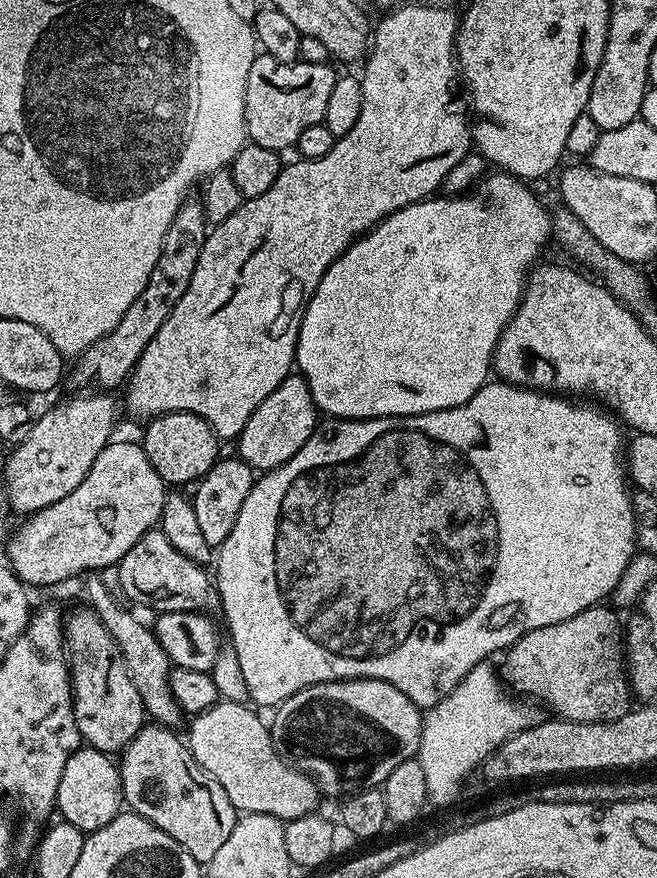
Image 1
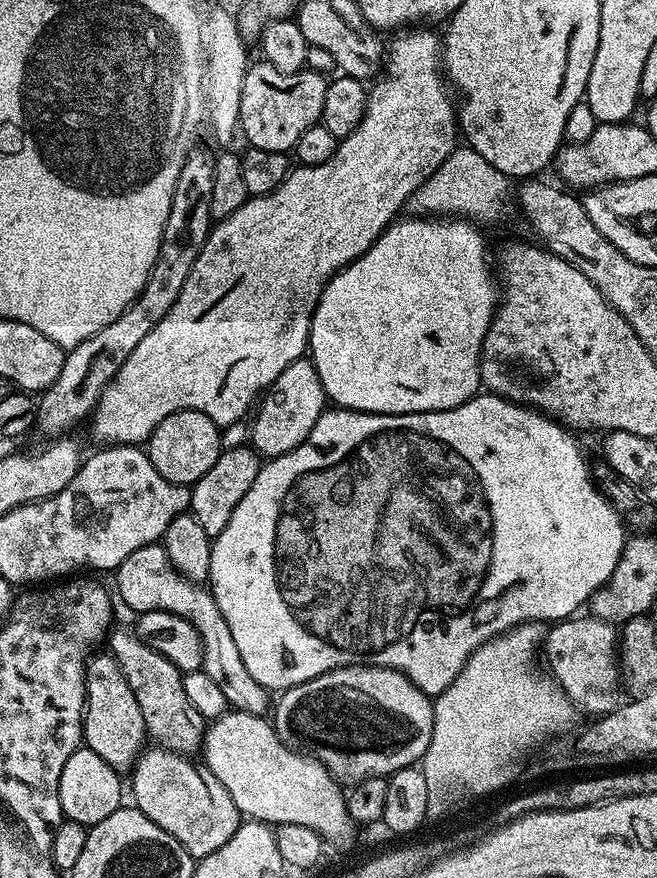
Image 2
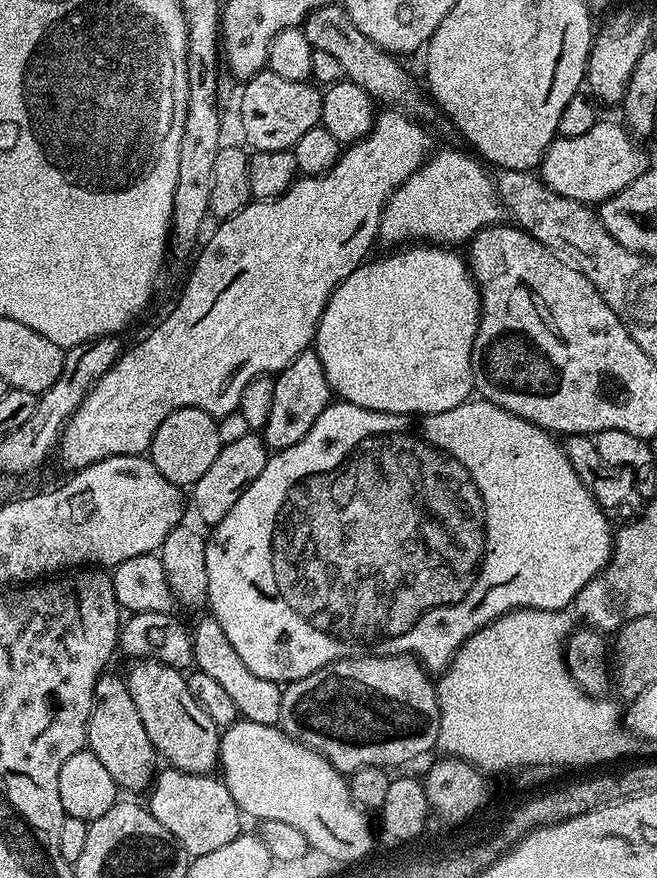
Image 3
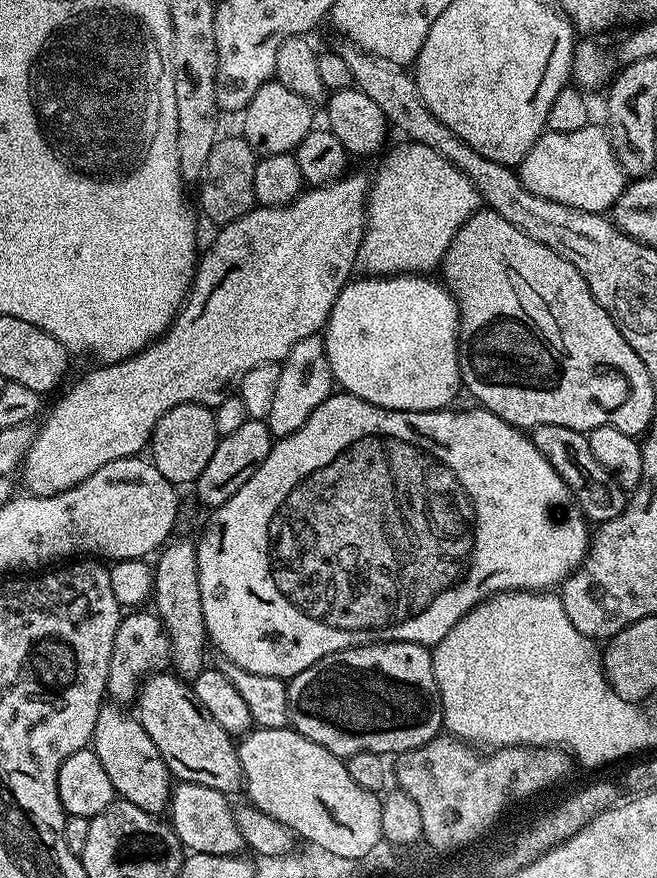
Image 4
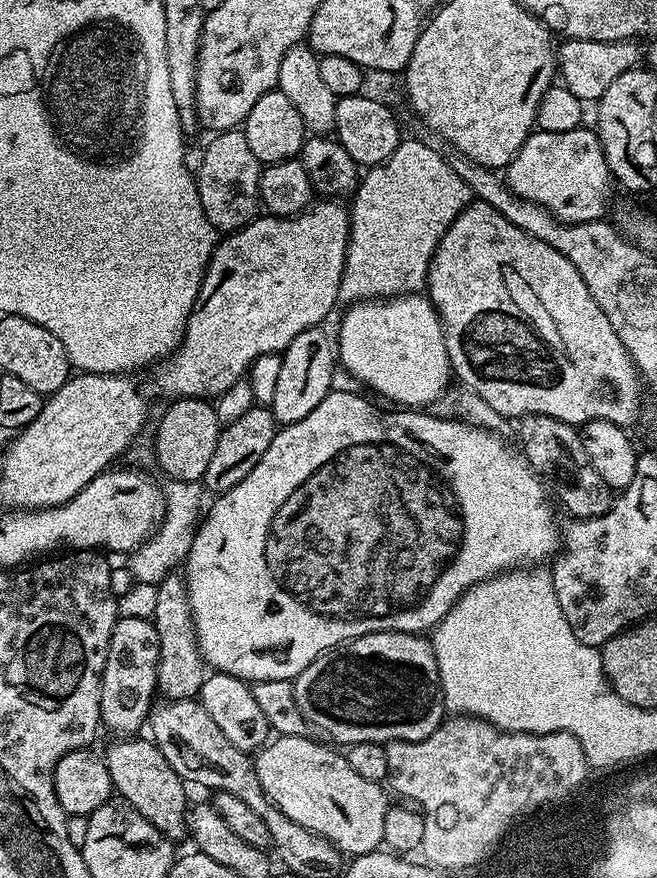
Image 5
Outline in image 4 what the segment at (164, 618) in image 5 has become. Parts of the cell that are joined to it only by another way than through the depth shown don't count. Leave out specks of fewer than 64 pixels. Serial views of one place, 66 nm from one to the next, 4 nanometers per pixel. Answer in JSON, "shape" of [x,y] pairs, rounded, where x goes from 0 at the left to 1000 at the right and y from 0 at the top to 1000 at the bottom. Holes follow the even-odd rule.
{"shape":[[[266,615],[251,618],[236,634],[239,638],[234,638],[231,679],[234,688],[237,683],[234,696],[248,708],[262,737],[260,760],[265,762],[266,769],[291,777],[314,760],[314,752],[311,752],[314,721],[311,719],[311,700],[307,699],[307,672],[301,667],[298,620],[286,615]]]}

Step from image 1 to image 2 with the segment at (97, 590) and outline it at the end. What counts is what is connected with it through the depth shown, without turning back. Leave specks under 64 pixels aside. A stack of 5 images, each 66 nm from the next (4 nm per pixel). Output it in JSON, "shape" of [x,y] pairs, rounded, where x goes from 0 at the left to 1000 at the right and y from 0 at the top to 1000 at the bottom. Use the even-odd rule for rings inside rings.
{"shape":[[[172,719],[163,726],[169,746],[175,747],[180,759],[186,759],[186,768],[192,768],[192,777],[198,777],[198,786],[204,786],[204,795],[210,795],[210,804],[216,809],[219,831],[231,838],[239,849],[257,852],[275,859],[298,859],[306,855],[312,843],[314,821],[301,809],[283,795],[283,786],[277,786],[280,776],[275,762],[259,754],[237,738],[231,738],[205,719]]]}

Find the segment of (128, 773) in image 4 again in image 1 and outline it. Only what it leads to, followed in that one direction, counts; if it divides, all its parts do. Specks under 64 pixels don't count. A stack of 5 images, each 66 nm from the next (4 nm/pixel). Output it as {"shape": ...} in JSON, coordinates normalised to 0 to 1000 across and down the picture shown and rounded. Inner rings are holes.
{"shape":[[[123,690],[117,697],[102,698],[97,706],[97,737],[104,748],[104,768],[110,771],[110,808],[113,822],[122,833],[123,844],[135,852],[166,859],[187,858],[213,830],[221,828],[222,812],[219,801],[210,790],[210,781],[204,781],[204,772],[198,772],[198,763],[192,759],[192,749],[186,749],[186,740],[177,728],[155,713],[146,698],[132,690]]]}

